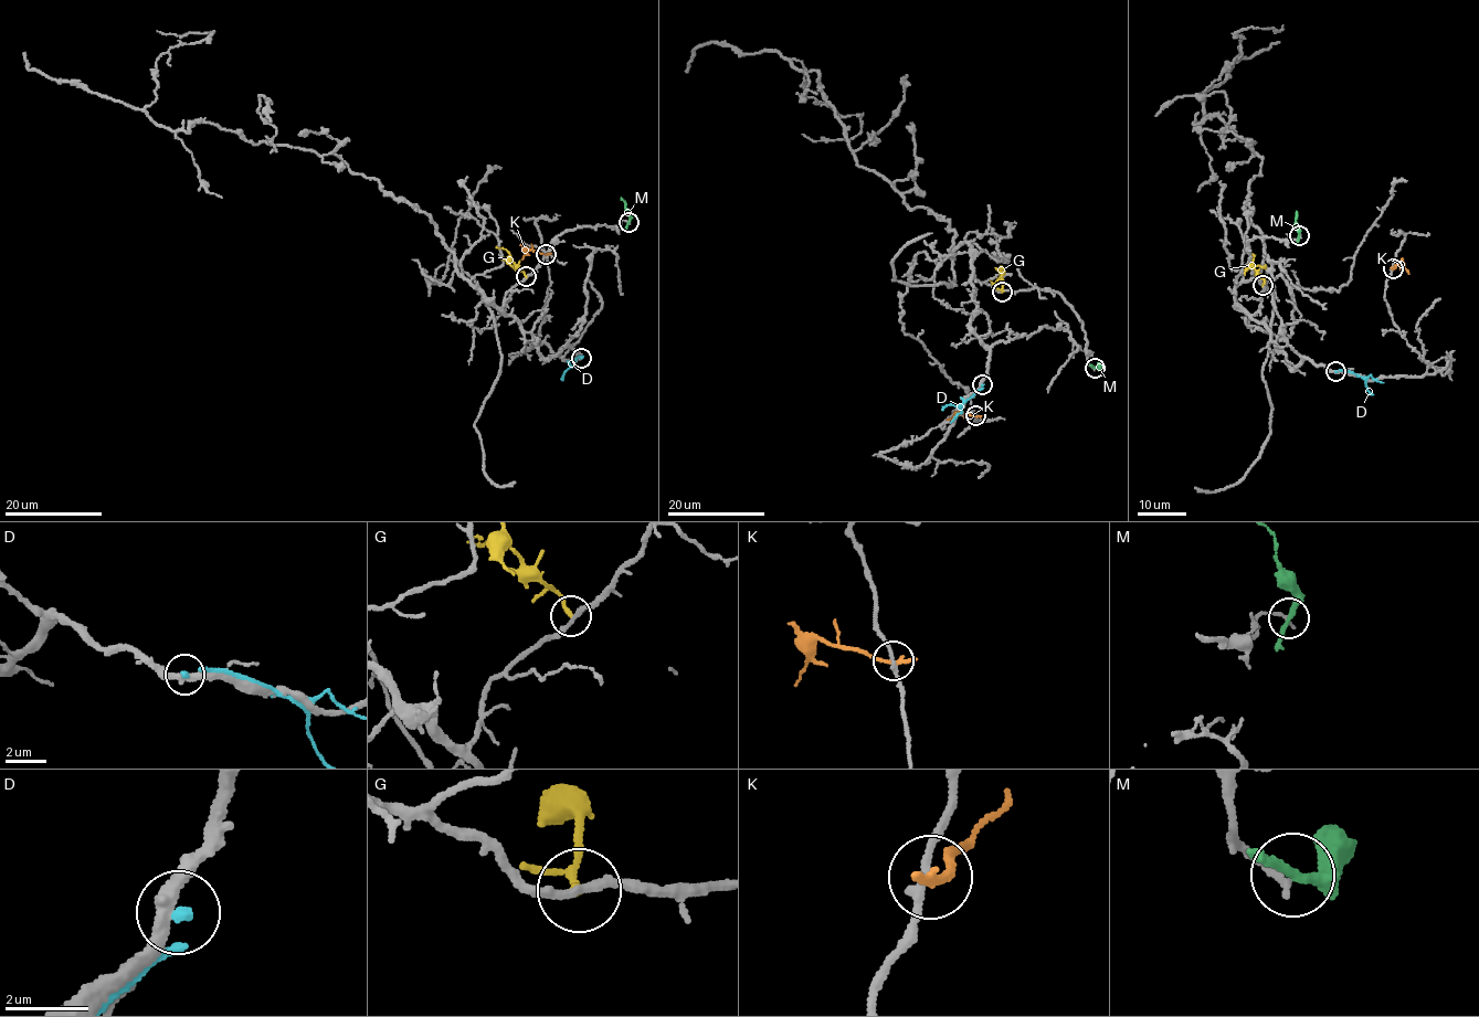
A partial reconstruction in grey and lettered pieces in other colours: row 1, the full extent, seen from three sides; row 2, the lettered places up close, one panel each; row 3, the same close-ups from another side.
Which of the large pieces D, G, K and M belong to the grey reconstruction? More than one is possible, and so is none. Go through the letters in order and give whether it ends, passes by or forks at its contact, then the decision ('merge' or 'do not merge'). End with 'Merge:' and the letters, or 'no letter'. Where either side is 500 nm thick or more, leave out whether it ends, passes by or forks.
D: it ends there; do not merge
G: it ends there; do not merge
K: it ends there; do not merge
M: it passes by; do not merge
Merge: no letter

